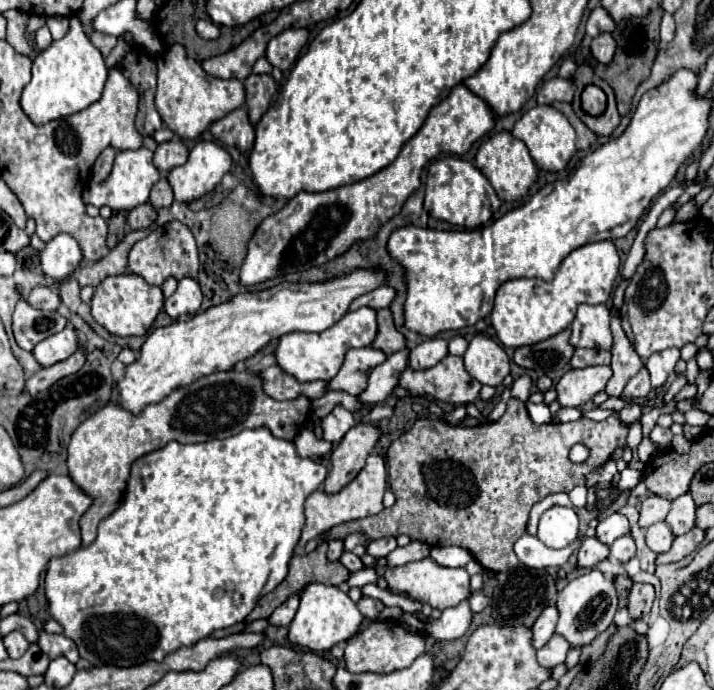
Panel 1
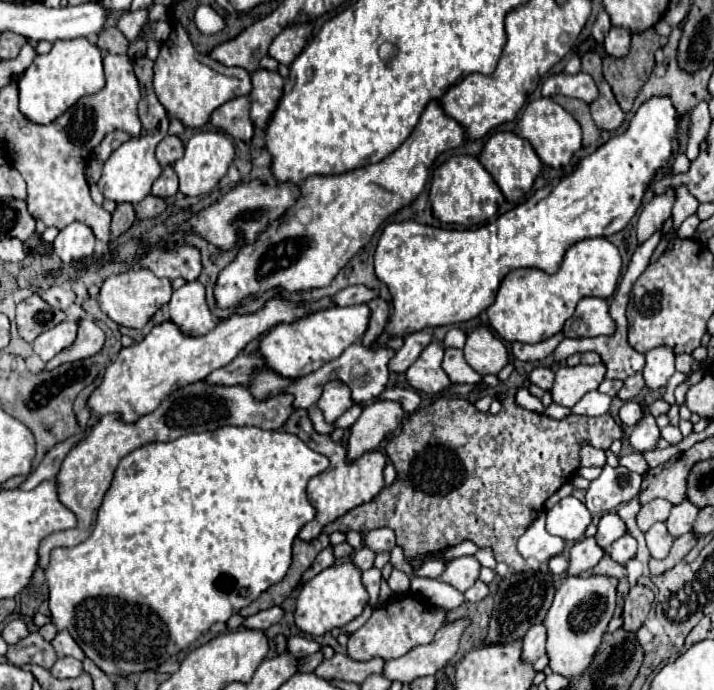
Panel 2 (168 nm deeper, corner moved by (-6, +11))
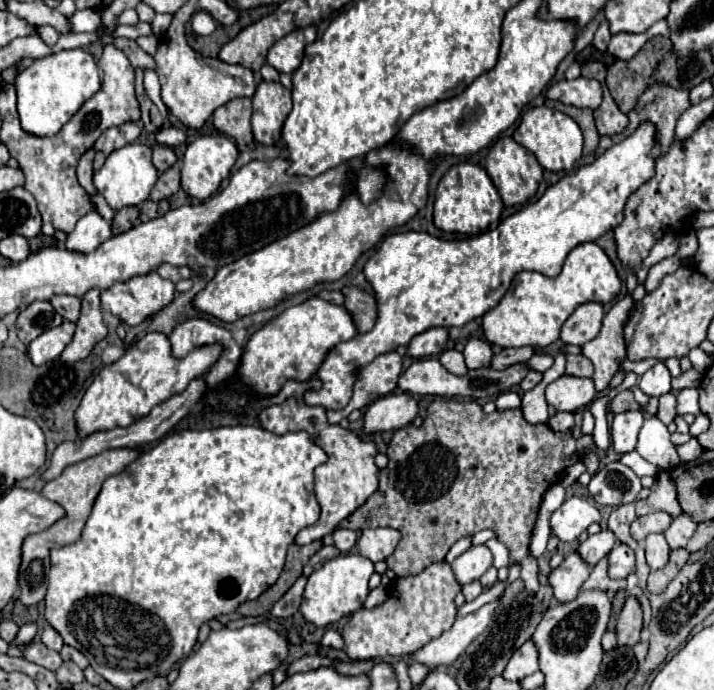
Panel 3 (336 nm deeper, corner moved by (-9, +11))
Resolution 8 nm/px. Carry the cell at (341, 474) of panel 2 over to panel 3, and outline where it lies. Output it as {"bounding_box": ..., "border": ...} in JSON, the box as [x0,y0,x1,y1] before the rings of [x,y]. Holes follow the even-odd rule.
{"bounding_box":[258,397,378,545],"border":[[[290,397],[280,405],[270,405],[270,407],[262,409],[258,415],[258,421],[266,431],[272,431],[278,435],[304,429],[310,433],[310,439],[318,447],[322,447],[328,455],[328,461],[314,469],[316,497],[322,507],[322,515],[314,525],[304,527],[296,535],[296,541],[294,541],[296,545],[308,545],[308,543],[318,541],[324,535],[332,533],[340,525],[342,519],[352,515],[378,489],[378,467],[374,463],[374,455],[378,453],[376,443],[370,439],[362,439],[360,435],[354,435],[352,431],[342,429],[340,425],[330,425],[326,419],[324,407],[308,407],[304,403],[298,403],[298,399]]]}

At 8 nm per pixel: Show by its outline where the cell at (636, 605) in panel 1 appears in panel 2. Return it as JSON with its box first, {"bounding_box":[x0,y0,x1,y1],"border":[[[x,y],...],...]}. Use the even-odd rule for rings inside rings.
{"bounding_box":[623,585,655,631],"border":[[[633,585],[629,595],[625,597],[625,609],[623,609],[623,629],[637,631],[643,621],[649,615],[649,609],[653,605],[655,593],[645,585]]]}

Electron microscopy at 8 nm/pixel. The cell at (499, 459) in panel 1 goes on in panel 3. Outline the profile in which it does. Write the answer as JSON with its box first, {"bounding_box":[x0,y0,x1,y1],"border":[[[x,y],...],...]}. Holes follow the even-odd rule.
{"bounding_box":[340,399,592,593],"border":[[[436,399],[430,403],[428,411],[426,411],[426,417],[424,417],[424,423],[422,427],[414,427],[414,425],[408,425],[408,427],[402,427],[398,429],[394,435],[392,435],[392,445],[388,445],[388,465],[386,469],[380,469],[380,475],[378,475],[378,489],[374,495],[368,497],[368,501],[356,509],[346,521],[340,523],[340,527],[344,529],[352,529],[352,531],[358,531],[358,529],[376,529],[376,527],[392,527],[392,529],[398,529],[402,533],[402,539],[400,543],[396,545],[396,551],[392,553],[392,557],[386,561],[388,569],[392,569],[396,573],[396,577],[406,577],[410,573],[420,573],[422,569],[426,569],[426,565],[434,563],[434,561],[442,561],[448,553],[448,549],[464,535],[474,535],[482,529],[494,529],[498,539],[510,549],[510,561],[512,563],[522,563],[522,579],[526,583],[526,591],[528,593],[536,593],[538,591],[538,565],[536,565],[536,559],[528,557],[528,545],[530,545],[530,535],[532,535],[532,529],[534,529],[534,521],[536,521],[536,515],[538,515],[538,507],[540,507],[540,501],[542,501],[542,495],[546,493],[546,489],[556,483],[560,477],[562,477],[562,471],[576,463],[578,461],[578,455],[592,447],[592,437],[582,437],[580,441],[572,439],[570,431],[568,433],[554,433],[552,429],[548,429],[546,425],[528,425],[524,419],[522,419],[522,411],[520,409],[508,409],[508,411],[494,411],[490,415],[486,415],[482,411],[482,407],[476,403],[476,401],[464,401],[462,399]]]}

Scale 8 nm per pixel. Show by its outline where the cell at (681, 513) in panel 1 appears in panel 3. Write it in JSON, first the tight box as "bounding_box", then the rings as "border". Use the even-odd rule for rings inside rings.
{"bounding_box":[664,513,696,549],"border":[[[682,513],[680,517],[676,517],[672,521],[672,525],[664,533],[664,537],[666,537],[670,549],[680,549],[680,547],[684,547],[688,543],[688,539],[694,535],[694,531],[696,531],[696,523],[690,521],[690,517],[686,517]]]}

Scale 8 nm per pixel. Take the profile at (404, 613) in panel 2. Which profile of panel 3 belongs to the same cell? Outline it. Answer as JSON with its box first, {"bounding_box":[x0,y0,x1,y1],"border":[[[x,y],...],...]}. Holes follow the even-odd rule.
{"bounding_box":[342,561,460,661],"border":[[[438,561],[424,571],[394,581],[388,599],[374,609],[360,609],[352,615],[342,631],[344,651],[352,661],[386,661],[412,655],[428,641],[450,629],[456,619],[454,597],[460,585],[450,569],[450,563]]]}

